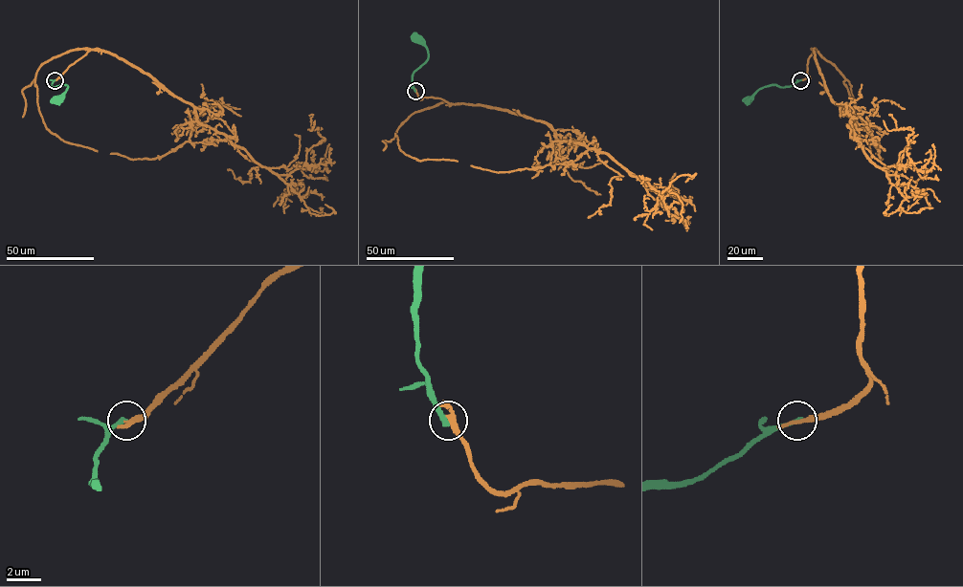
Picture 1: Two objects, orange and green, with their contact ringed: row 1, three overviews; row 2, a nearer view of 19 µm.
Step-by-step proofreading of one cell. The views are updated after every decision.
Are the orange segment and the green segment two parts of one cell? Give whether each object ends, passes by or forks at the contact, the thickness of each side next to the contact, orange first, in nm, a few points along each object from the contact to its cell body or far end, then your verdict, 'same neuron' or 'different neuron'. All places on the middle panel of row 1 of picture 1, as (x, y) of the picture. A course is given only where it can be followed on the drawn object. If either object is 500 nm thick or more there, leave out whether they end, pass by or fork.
orange passes by; green ends there; 240 nm thick on the orange side, 300 nm on the other; orange runs (415, 91), (420, 98), (542, 120), (558, 141), (607, 153), (645, 184), (685, 197), (678, 203), (669, 180); green runs (415, 91), (414, 73), (425, 62), (428, 50), (414, 38); different neuron

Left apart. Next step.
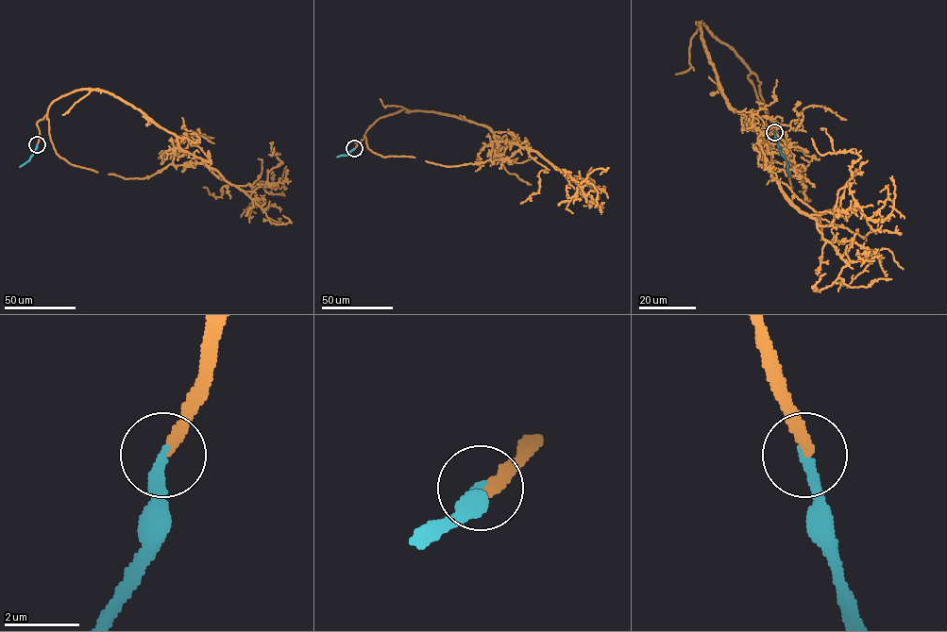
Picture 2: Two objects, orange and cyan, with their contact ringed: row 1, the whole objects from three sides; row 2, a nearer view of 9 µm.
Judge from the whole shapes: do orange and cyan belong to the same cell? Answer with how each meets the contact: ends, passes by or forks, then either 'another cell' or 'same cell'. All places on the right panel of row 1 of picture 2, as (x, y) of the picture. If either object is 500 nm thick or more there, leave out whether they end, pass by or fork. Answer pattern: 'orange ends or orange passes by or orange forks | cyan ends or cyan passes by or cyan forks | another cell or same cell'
orange ends | cyan ends | same cell

